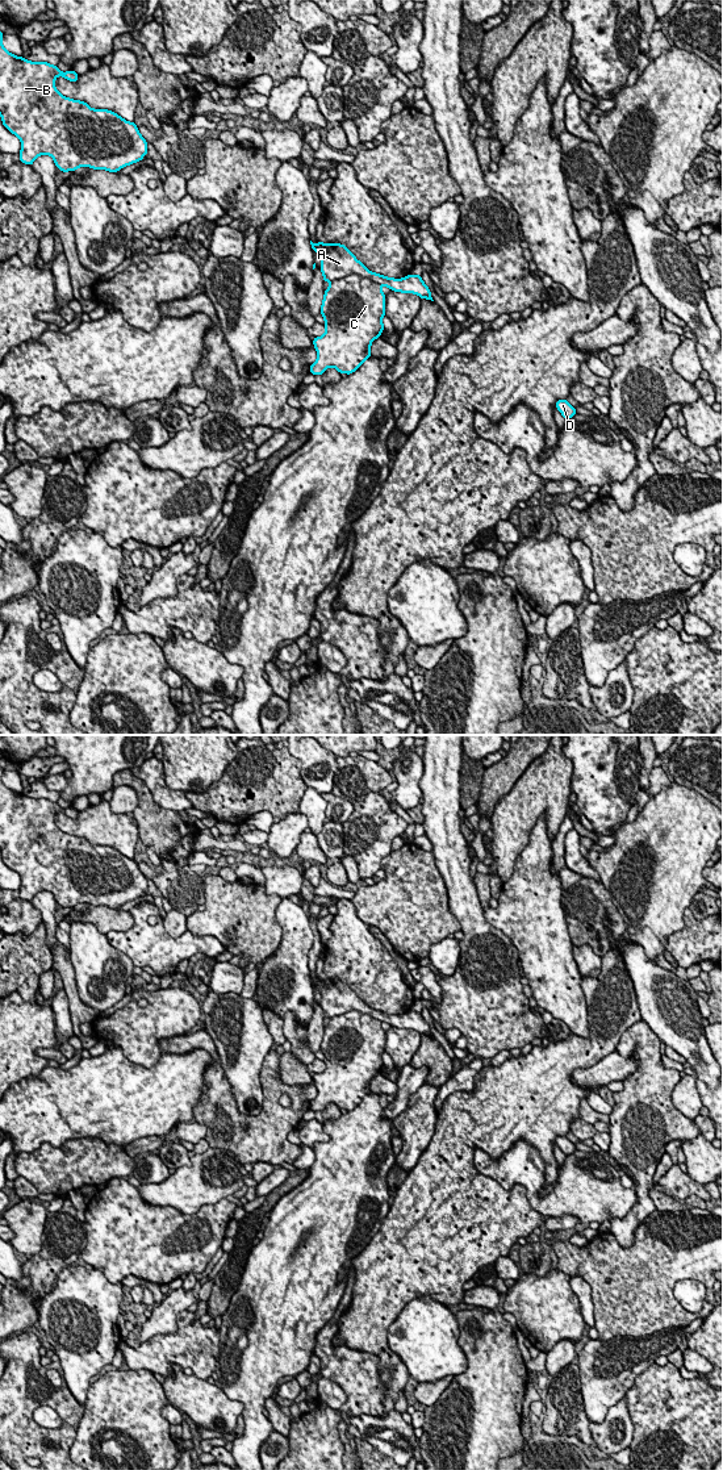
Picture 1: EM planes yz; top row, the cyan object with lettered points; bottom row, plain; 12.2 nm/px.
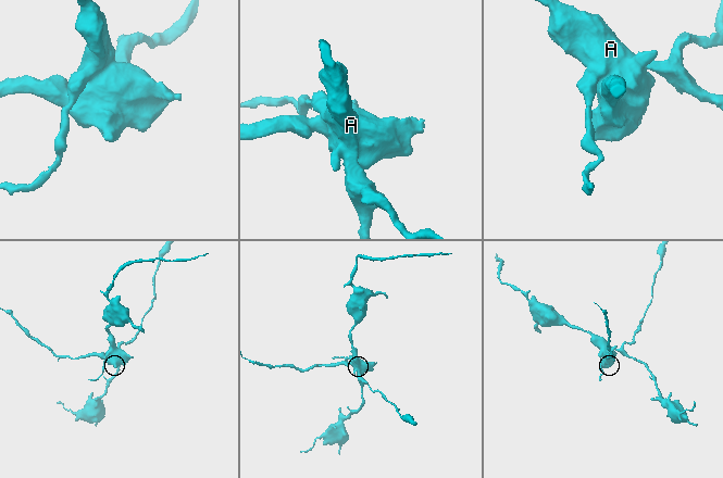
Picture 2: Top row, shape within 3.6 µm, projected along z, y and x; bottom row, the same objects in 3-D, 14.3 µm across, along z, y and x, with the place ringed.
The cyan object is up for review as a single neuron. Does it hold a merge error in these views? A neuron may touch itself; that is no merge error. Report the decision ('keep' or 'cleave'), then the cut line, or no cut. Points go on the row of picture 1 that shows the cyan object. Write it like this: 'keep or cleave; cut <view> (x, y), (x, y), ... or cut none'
cleave; cut yz (330, 282), (358, 274), (367, 276), (380, 285)

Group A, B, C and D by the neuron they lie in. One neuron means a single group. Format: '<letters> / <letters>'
A B D / C

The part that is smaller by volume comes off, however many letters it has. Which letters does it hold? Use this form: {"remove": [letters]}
{"remove": ["C"]}

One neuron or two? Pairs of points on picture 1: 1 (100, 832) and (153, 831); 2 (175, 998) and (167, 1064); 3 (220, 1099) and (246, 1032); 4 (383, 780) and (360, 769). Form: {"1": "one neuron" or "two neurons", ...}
{"1": "two neurons", "2": "two neurons", "3": "two neurons", "4": "one neuron"}

